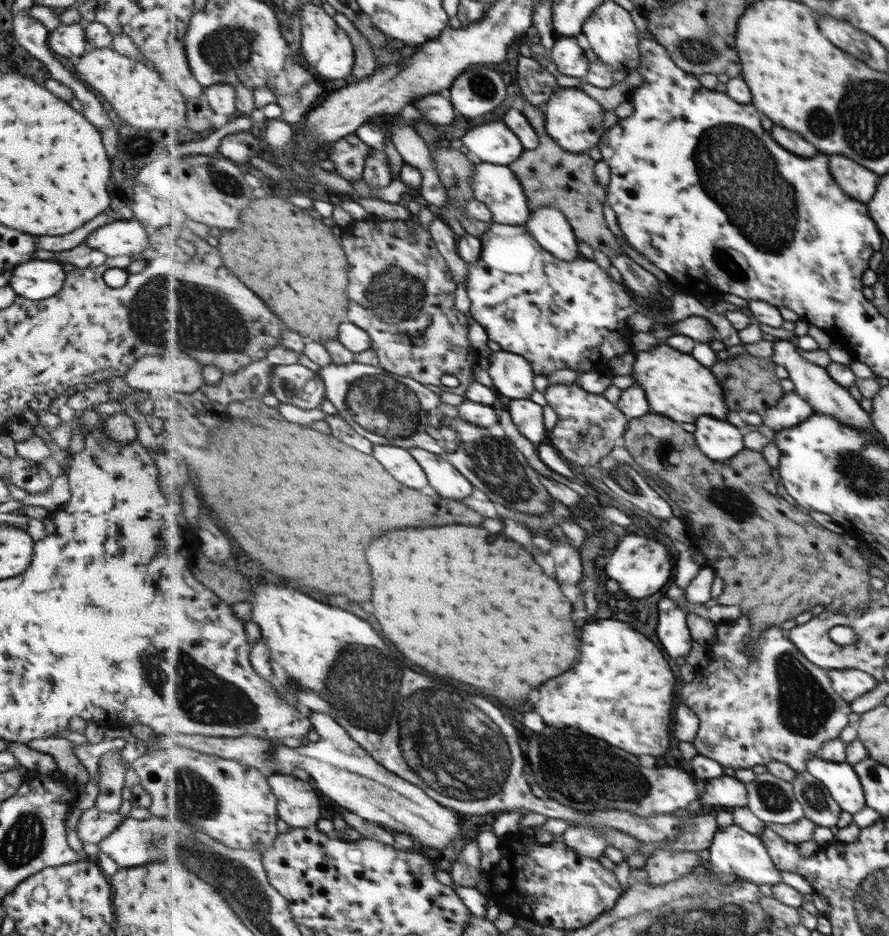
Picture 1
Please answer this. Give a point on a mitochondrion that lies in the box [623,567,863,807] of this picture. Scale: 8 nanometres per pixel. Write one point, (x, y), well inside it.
(802, 705)

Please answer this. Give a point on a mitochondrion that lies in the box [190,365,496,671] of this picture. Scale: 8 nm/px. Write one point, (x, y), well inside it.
(385, 408)

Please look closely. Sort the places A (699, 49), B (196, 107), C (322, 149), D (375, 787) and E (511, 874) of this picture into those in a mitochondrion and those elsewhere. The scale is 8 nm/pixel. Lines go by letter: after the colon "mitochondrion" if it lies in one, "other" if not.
A: mitochondrion
B: other
C: other
D: mitochondrion
E: other

